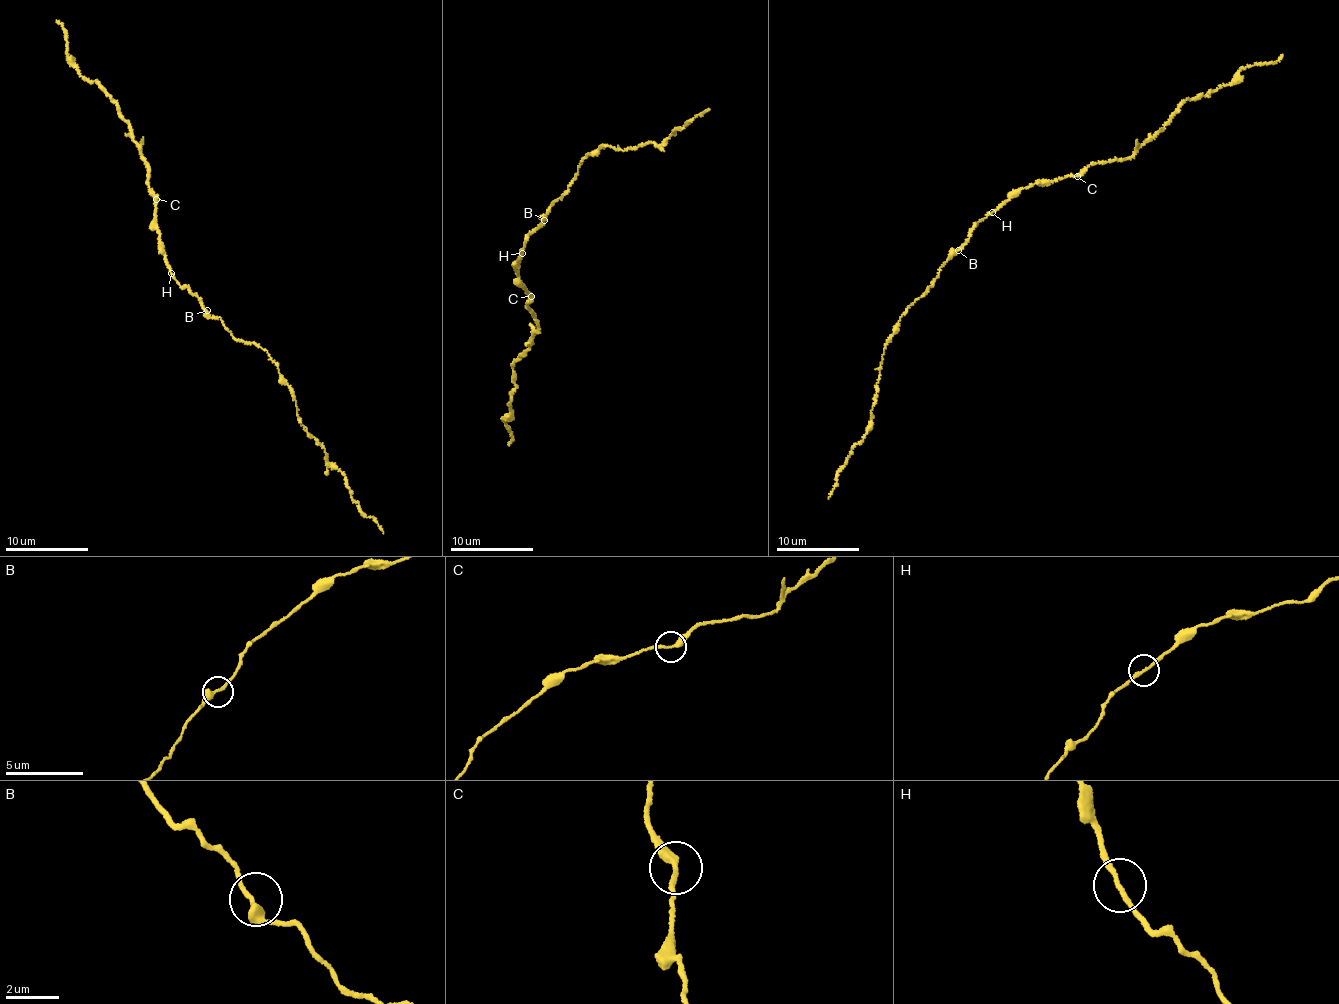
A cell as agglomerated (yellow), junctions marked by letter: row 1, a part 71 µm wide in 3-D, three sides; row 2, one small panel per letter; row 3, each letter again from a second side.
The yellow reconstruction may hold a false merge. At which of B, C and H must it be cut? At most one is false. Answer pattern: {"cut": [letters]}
{"cut": ["C"]}

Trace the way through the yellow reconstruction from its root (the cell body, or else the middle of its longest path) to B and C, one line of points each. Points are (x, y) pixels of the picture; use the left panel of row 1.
B: (172, 275), (182, 287), (198, 298), (207, 310)
C: (172, 275), (159, 246), (157, 229), (152, 224), (156, 199)

